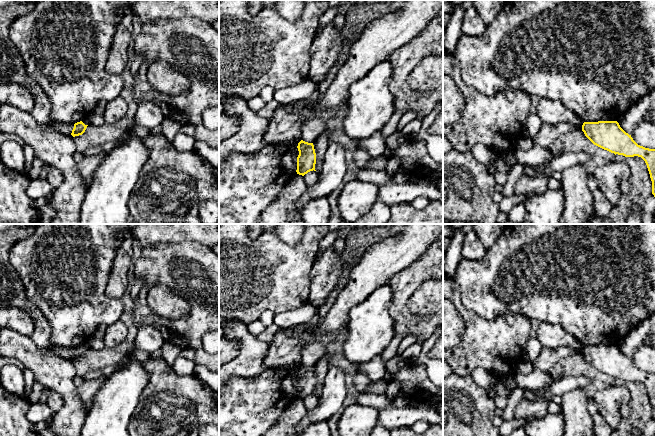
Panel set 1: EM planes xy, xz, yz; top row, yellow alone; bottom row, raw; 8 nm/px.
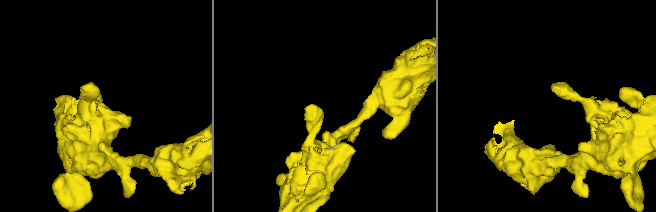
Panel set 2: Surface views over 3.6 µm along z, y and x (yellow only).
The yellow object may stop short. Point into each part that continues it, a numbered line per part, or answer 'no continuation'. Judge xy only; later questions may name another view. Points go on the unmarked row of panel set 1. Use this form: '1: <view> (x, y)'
no continuation

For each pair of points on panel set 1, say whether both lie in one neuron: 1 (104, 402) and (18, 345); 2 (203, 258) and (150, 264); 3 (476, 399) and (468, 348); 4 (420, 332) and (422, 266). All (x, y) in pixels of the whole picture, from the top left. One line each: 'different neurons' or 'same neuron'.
1: different neurons
2: same neuron
3: different neurons
4: same neuron

